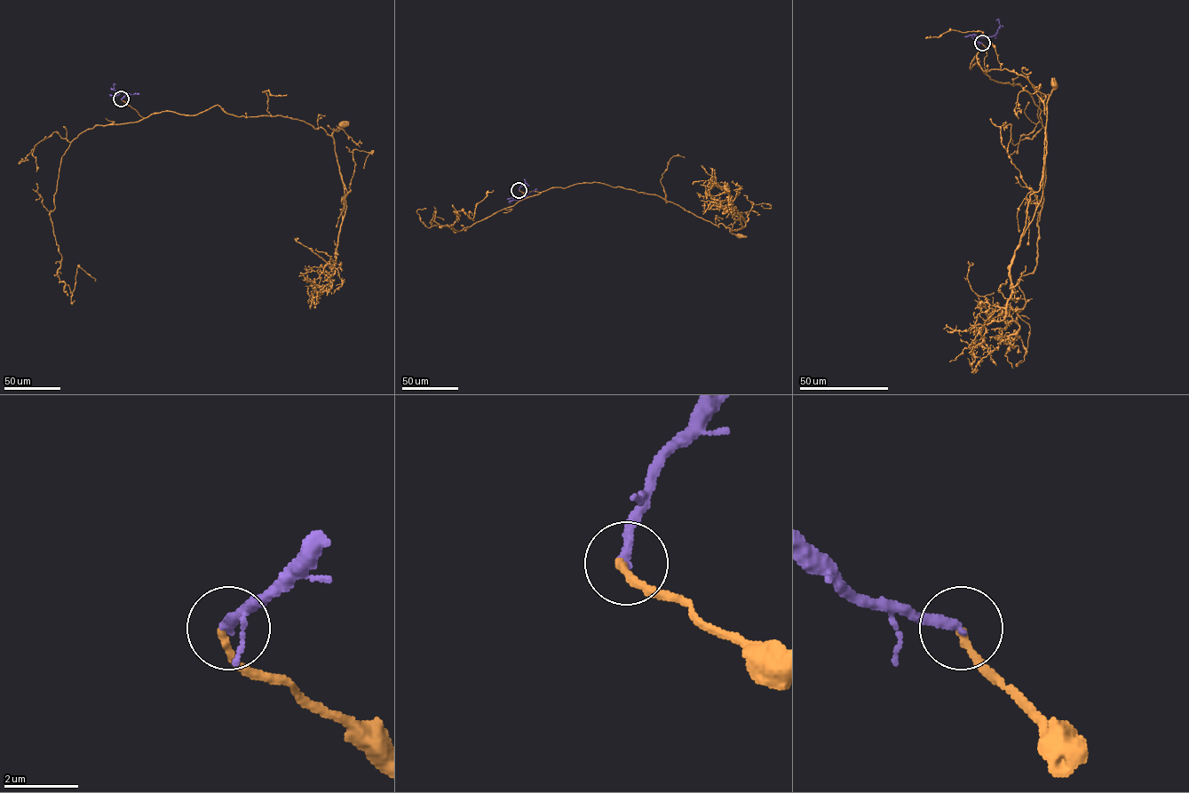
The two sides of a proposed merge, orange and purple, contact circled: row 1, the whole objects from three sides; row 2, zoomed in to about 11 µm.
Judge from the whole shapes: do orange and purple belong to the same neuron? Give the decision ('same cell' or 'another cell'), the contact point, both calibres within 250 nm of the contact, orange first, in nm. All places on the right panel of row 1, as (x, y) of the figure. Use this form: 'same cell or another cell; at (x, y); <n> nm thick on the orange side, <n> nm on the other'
another cell; at (982, 43); 190 nm thick on the orange side, 280 nm on the other

